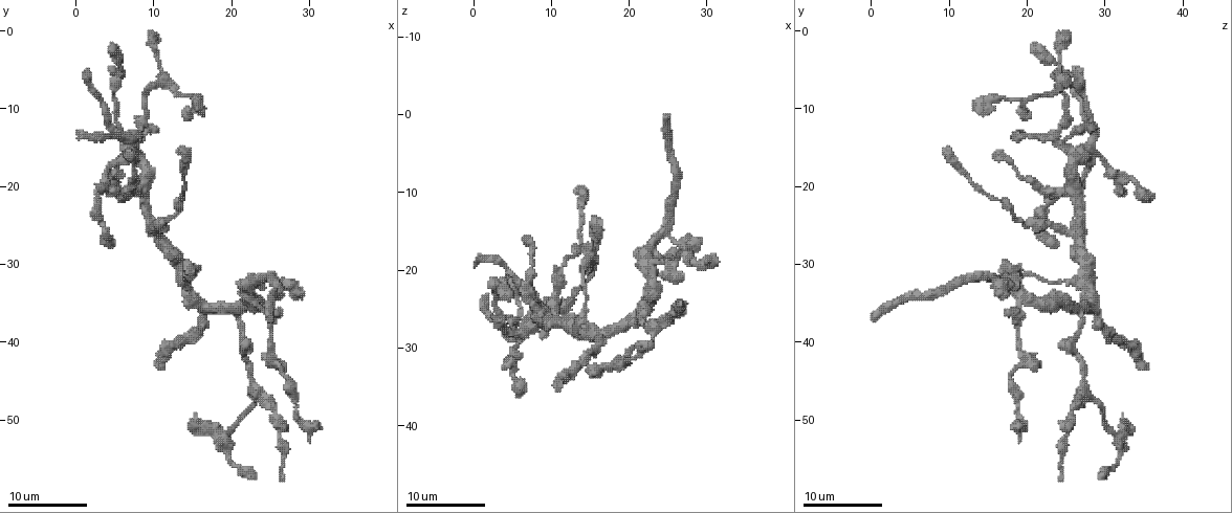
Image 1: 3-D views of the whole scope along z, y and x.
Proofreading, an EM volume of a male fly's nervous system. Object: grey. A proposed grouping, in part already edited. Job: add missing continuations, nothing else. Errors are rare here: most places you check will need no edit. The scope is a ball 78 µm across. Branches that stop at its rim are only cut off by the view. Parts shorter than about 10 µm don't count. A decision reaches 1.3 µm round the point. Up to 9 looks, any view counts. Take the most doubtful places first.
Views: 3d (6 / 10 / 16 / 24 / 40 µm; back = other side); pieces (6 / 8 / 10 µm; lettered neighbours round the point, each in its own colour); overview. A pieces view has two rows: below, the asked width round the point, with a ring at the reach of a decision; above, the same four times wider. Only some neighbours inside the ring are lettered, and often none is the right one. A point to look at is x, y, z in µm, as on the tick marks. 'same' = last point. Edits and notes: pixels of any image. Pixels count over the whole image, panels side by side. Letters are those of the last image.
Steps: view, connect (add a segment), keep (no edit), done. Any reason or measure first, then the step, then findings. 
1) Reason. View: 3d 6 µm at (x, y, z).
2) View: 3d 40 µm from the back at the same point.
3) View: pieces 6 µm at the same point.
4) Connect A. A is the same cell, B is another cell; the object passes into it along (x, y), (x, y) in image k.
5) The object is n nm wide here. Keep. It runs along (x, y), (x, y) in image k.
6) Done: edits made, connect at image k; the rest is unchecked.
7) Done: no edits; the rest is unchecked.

Branch stops here. View: 3d 10 µm at (10.5, 43.5, 35.5).

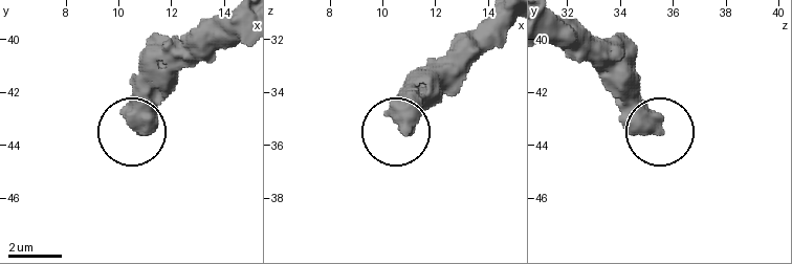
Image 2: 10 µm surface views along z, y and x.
What lies round it. View: pieces 8 µm at (10.9, 43.4, 35.3).

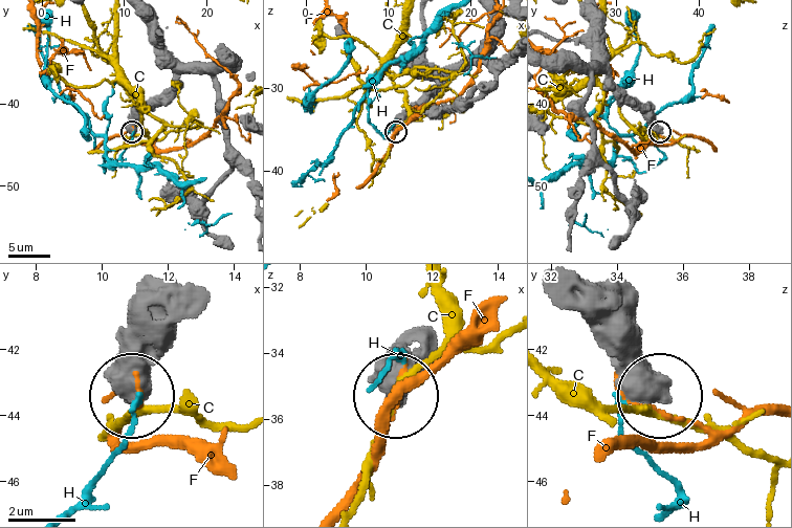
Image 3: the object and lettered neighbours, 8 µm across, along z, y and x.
Keep. C, F and H are other cells; no lettered segment goes on from it.

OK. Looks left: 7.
Branch stops here. View: pieces 6 µm at (9.0, 12.5, 28.5).

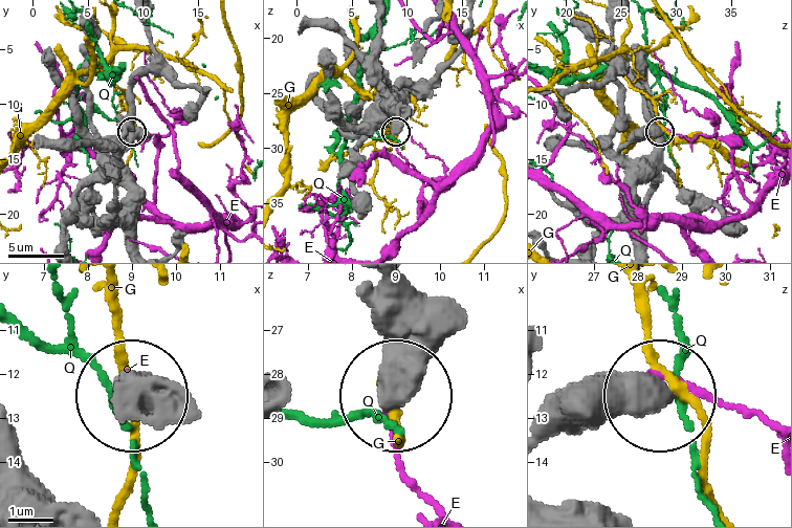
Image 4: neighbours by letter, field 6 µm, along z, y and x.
The object is 550 nm wide here. Keep. E, G and Q are other cells; none of them fits.

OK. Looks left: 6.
An open end. View: pieces 10 µm at (15.0, 31.0, 16.5).

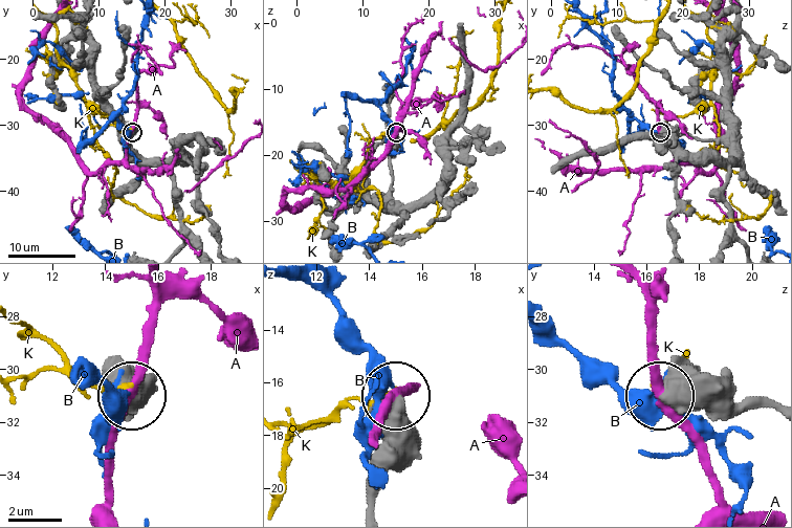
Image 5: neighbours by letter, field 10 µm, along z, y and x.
Keep. A, B and K are other cells; it runs along (375, 507), (375, 454), (393, 401) in image 5; none of them fits.

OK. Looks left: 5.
An open end. View: 3d 10 µm at (5.5, 21.5, 36.0).

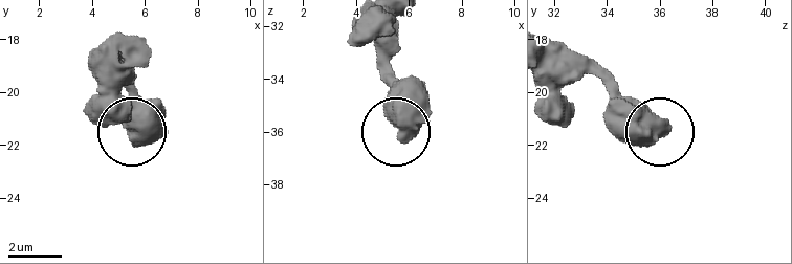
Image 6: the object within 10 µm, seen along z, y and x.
What lies round it. View: pieces 6 µm at (5.8, 21.4, 36.2).

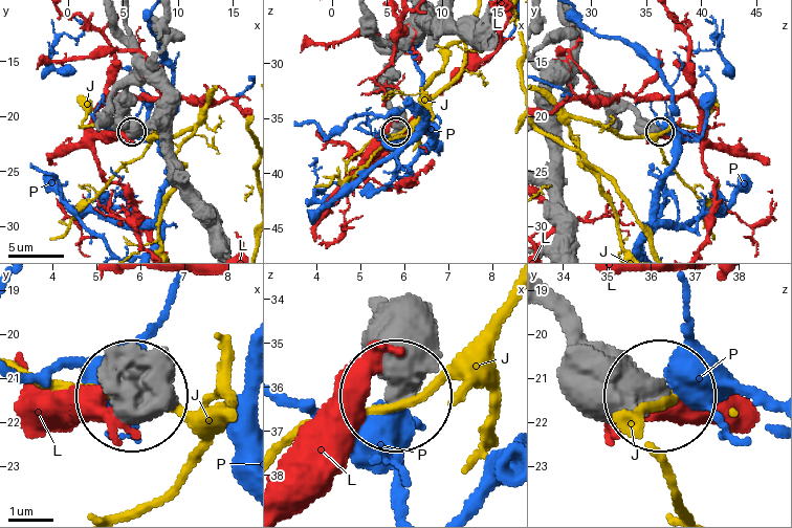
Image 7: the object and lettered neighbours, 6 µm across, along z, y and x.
The object is 660 nm wide here. Keep. J, L and P are other cells; no lettered segment goes on from it.

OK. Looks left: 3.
Done: no edits; the rest is unchecked.

